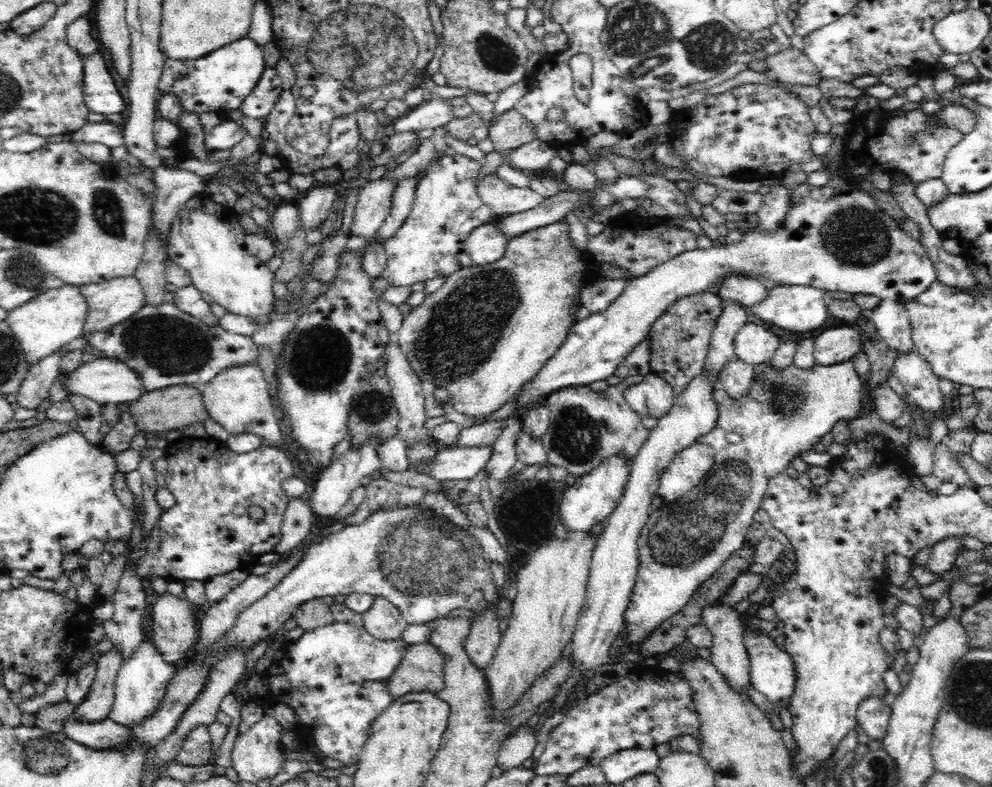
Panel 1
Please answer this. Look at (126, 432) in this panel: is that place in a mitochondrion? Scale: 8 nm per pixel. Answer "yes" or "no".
no

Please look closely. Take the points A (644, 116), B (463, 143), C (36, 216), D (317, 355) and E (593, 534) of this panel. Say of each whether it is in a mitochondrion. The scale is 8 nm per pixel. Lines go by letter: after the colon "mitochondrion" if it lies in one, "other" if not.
A: other
B: other
C: mitochondrion
D: mitochondrion
E: other

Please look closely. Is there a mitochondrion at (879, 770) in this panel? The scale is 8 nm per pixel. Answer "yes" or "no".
yes

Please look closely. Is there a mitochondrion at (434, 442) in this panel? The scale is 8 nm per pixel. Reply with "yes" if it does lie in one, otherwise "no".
no

